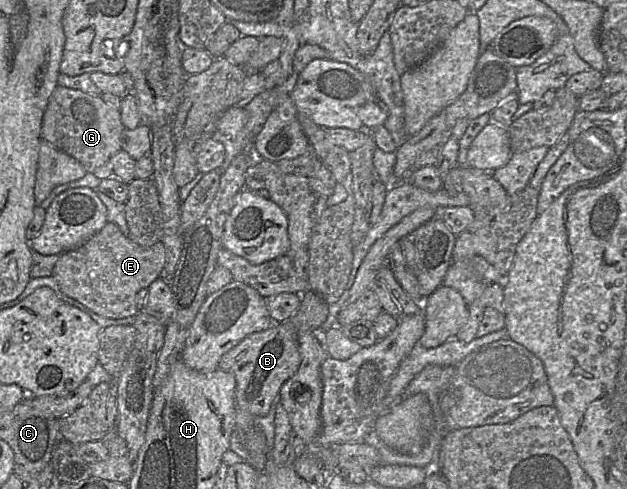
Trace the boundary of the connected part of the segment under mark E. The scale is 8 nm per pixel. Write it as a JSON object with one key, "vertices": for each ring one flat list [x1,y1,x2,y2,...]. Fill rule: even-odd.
{"vertices":[[108,222,98,233,76,249,62,253,54,265,52,277,66,296,82,303,96,314,121,319,139,312,135,296,158,278,163,278,165,248,162,242,151,247,134,243,115,223]]}

